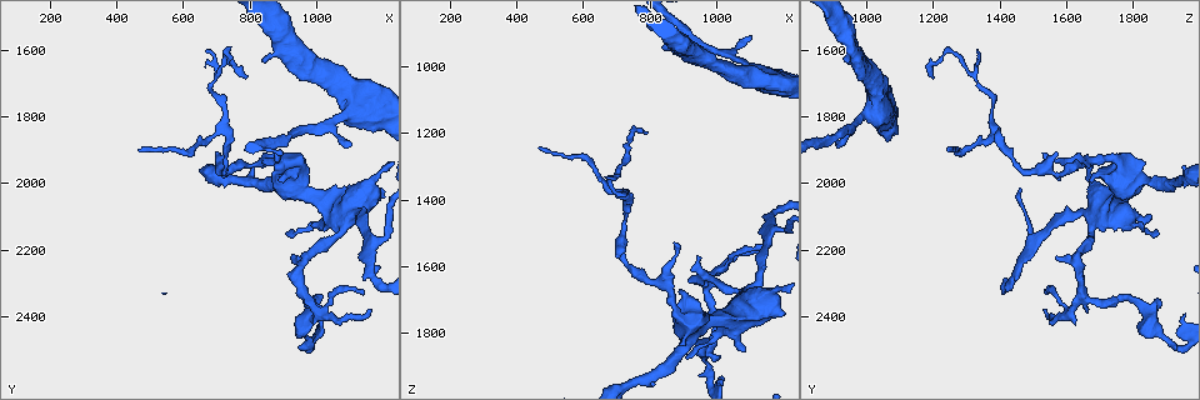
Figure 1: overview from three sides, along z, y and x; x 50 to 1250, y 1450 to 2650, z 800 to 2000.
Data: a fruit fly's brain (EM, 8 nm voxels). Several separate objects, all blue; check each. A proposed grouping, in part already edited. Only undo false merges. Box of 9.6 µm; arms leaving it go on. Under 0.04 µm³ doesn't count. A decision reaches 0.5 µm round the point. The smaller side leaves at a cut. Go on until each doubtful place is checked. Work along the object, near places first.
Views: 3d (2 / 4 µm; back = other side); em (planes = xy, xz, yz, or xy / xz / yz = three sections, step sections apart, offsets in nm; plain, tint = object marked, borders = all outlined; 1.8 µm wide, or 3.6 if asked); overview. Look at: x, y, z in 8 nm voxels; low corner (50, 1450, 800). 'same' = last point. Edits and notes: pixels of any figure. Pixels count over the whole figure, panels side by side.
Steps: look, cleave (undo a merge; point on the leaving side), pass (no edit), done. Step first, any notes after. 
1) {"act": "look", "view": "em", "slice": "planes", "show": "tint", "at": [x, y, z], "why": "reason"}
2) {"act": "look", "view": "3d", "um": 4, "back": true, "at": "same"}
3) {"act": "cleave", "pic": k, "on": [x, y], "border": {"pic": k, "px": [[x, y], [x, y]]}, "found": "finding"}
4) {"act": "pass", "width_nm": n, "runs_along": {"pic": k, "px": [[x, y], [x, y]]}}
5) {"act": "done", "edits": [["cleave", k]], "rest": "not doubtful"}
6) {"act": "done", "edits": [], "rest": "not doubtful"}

{"act": "look", "view": "em", "um": 3.6, "slice": "planes", "show": "tint", "at": [1070, 2080, 1740], "why": "calibre changes"}

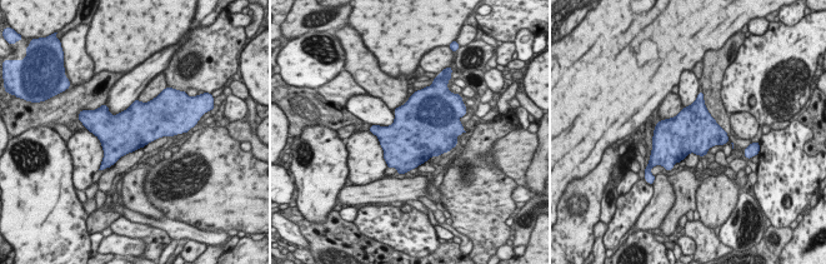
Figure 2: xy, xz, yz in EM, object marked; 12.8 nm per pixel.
{"act": "pass", "found": "one neuron here"}

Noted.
{"act": "look", "view": "3d", "um": 2, "at": [960, 2340, 1650], "why": "a fork"}

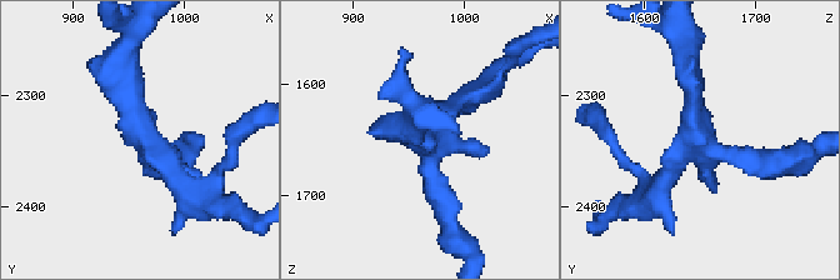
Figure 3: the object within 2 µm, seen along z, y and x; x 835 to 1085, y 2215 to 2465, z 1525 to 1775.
{"act": "look", "view": "em", "slice": "planes", "show": "plain", "at": [962, 2336, 1648], "why": "now the EM"}

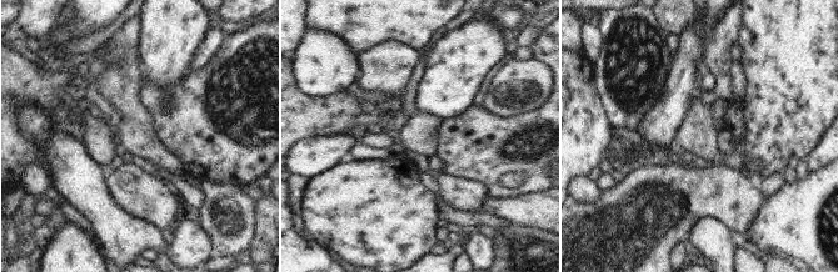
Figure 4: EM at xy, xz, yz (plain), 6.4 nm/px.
{"act": "look", "view": "em", "slice": "planes", "show": "tint", "at": "same", "why": "where the object lies"}

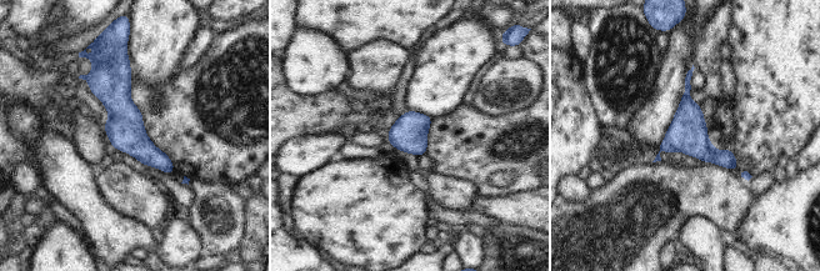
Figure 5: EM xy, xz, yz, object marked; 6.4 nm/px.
{"act": "pass", "runs_along": {"pic": 5, "px": [[124, 61], [125, 128], [169, 170]]}, "found": "all the same neuron"}

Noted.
{"act": "look", "view": "em", "slice": "planes", "show": "tint", "at": [1150, 2170, 1520], "why": "side arm on a straight run"}

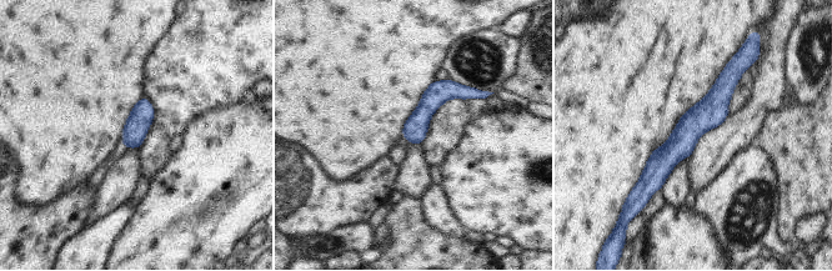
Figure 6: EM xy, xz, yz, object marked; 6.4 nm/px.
{"act": "pass", "runs_along": {"pic": 6, "px": [[732, 68], [715, 104], [646, 189]]}, "found": "continuous, no second neuron"}

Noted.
{"act": "done", "edits": [], "rest": "not doubtful"}

